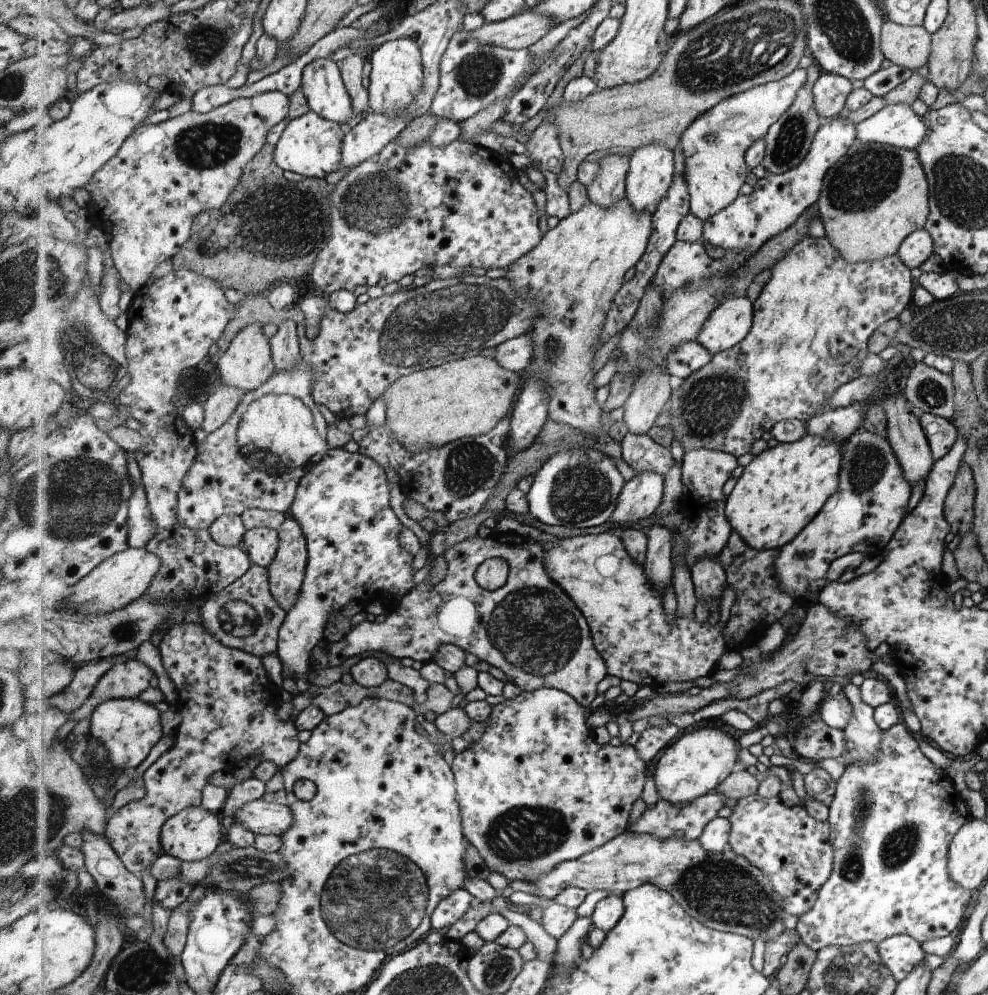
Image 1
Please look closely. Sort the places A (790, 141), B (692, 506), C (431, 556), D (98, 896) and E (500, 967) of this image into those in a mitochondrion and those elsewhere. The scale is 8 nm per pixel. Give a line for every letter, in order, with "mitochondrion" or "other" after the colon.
A: mitochondrion
B: other
C: other
D: other
E: mitochondrion

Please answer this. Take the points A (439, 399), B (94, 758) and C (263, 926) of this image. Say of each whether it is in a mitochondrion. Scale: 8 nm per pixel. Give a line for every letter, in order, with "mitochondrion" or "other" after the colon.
A: other
B: mitochondrion
C: other

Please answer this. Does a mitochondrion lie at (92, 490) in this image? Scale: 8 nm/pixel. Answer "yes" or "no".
yes

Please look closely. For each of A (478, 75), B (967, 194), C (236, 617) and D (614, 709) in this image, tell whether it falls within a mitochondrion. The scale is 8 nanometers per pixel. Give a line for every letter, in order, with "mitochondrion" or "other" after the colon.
A: mitochondrion
B: mitochondrion
C: mitochondrion
D: other

